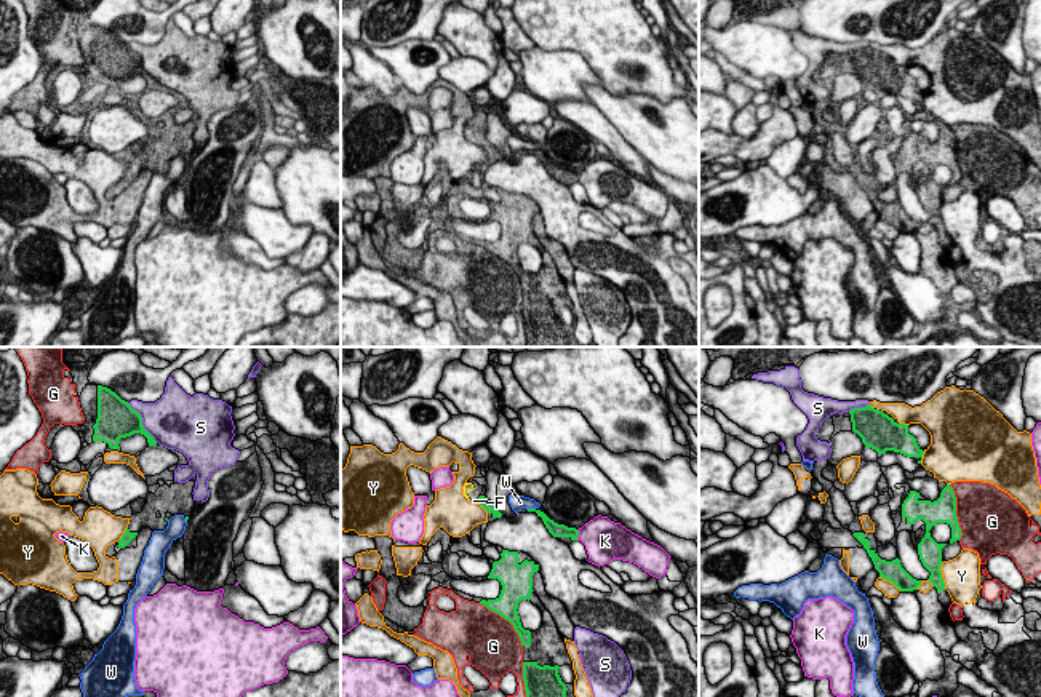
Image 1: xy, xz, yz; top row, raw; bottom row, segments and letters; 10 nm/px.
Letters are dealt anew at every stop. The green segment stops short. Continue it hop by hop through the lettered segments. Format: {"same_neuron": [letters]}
{"same_neuron": ["F"]}

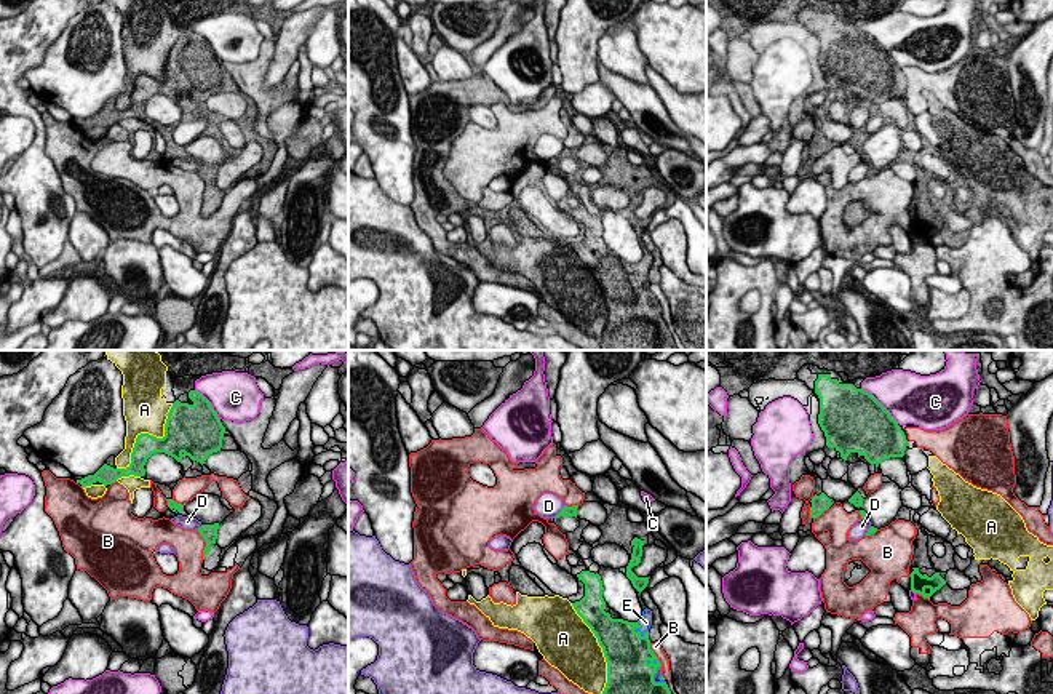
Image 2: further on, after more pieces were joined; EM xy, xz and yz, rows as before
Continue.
{"same_neuron": ["E"]}

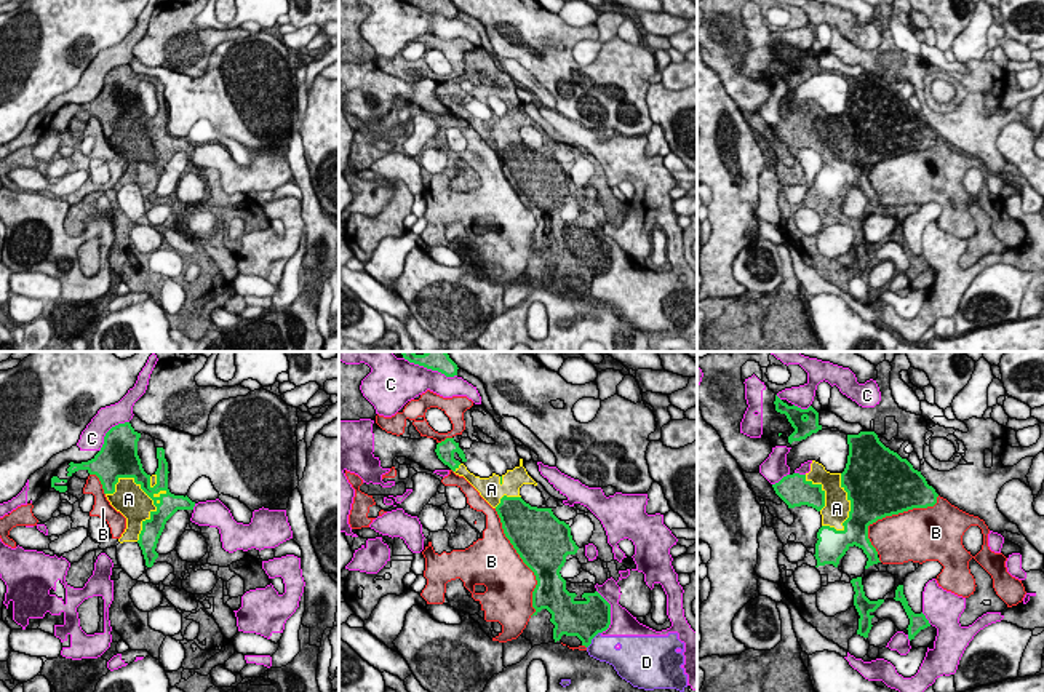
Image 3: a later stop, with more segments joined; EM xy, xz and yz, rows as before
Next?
{"same_neuron": ["A"]}

